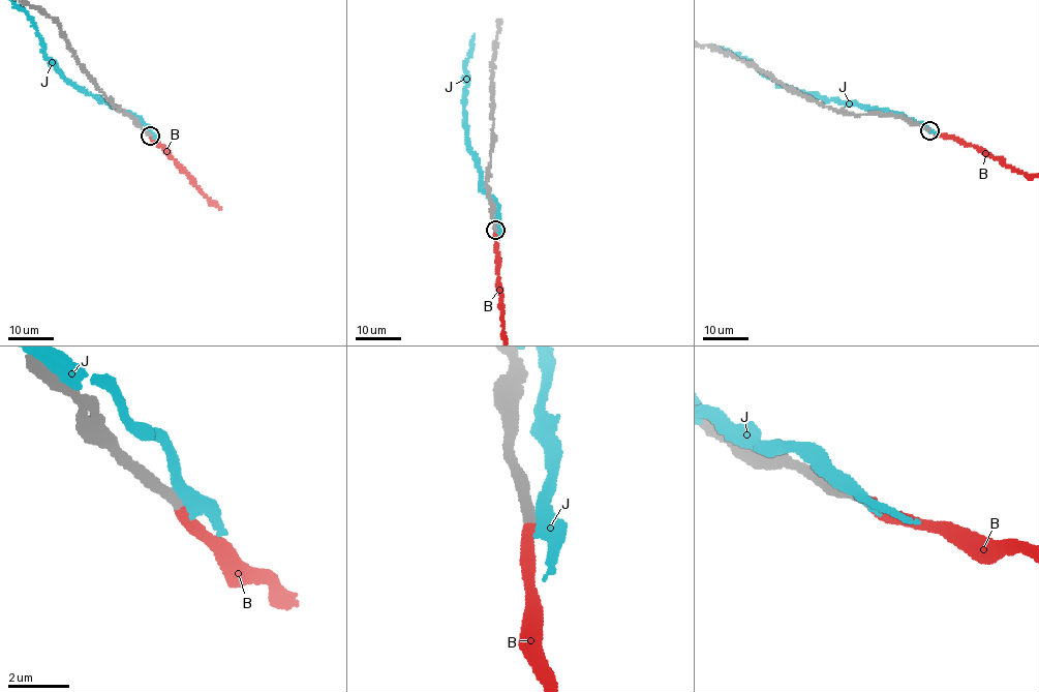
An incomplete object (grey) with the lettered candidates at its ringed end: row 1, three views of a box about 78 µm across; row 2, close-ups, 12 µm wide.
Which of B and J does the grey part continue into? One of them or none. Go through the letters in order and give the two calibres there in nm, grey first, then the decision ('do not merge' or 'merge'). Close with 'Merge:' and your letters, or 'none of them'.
B: 340/380 nm | merge
J: 360/360 nm | do not merge
Merge: B

